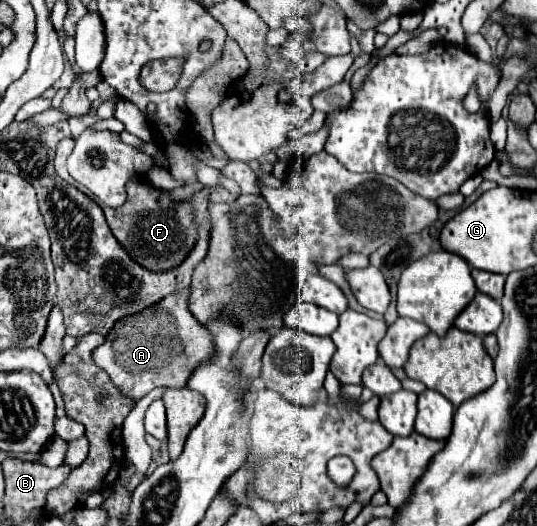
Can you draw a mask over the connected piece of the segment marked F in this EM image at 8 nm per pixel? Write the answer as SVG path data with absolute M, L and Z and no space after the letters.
M139 174L127 182L127 202L123 206L101 206L101 210L117 242L127 250L127 254L131 254L131 258L135 258L135 262L141 262L141 266L151 272L167 272L173 270L173 266L179 266L179 262L183 262L183 258L187 258L195 248L199 238L189 198L175 200L169 192L151 186L145 176Z

